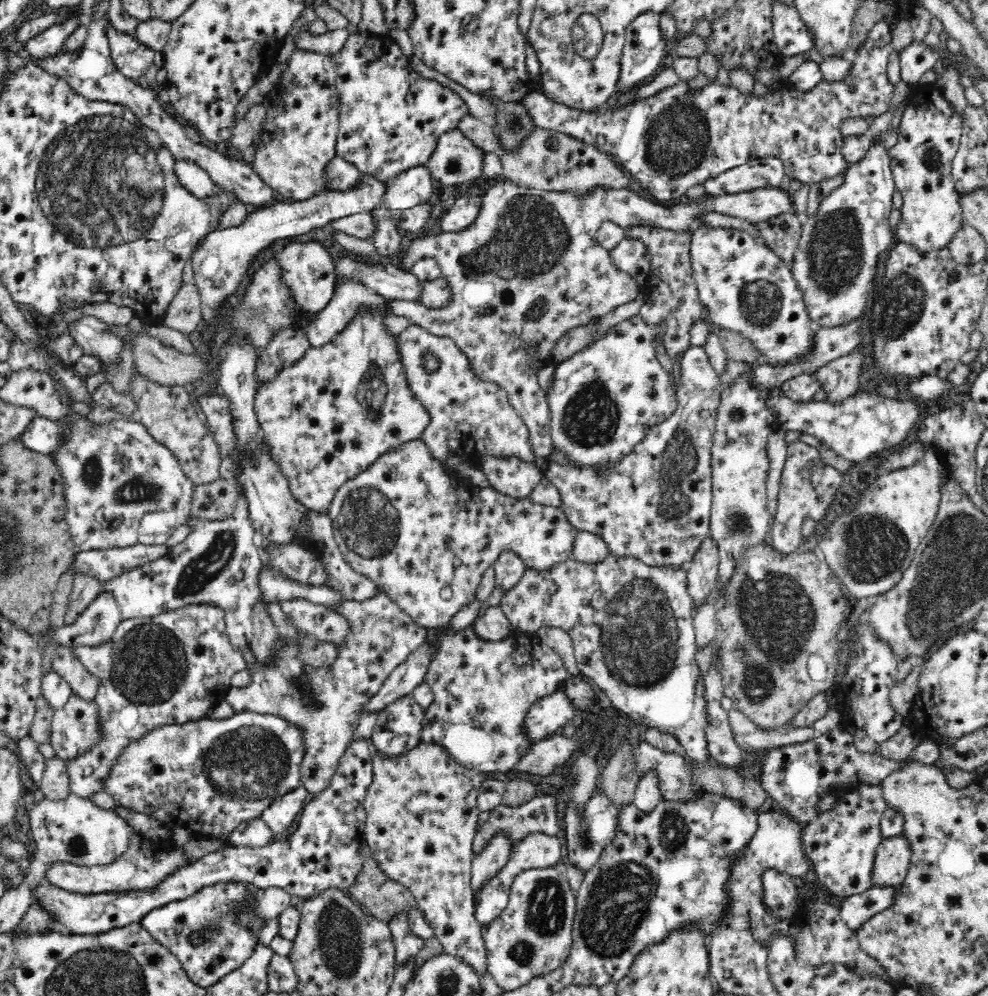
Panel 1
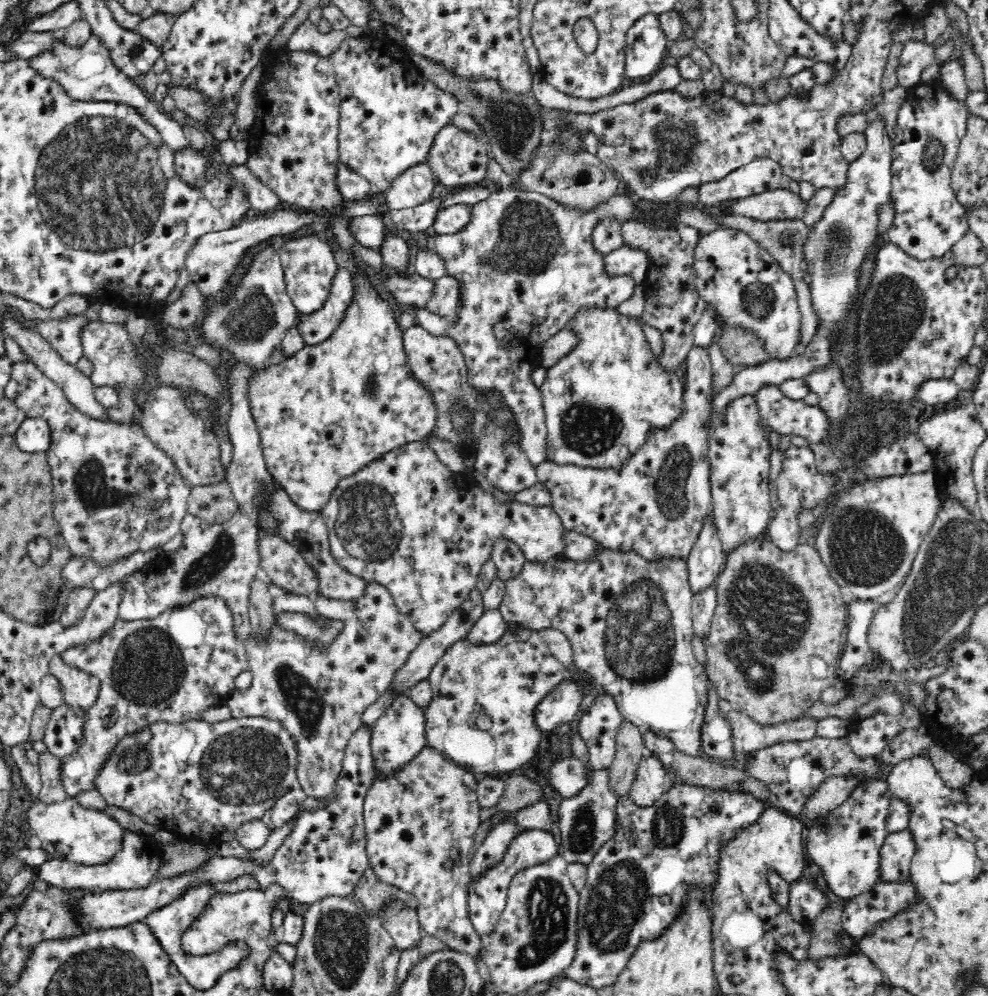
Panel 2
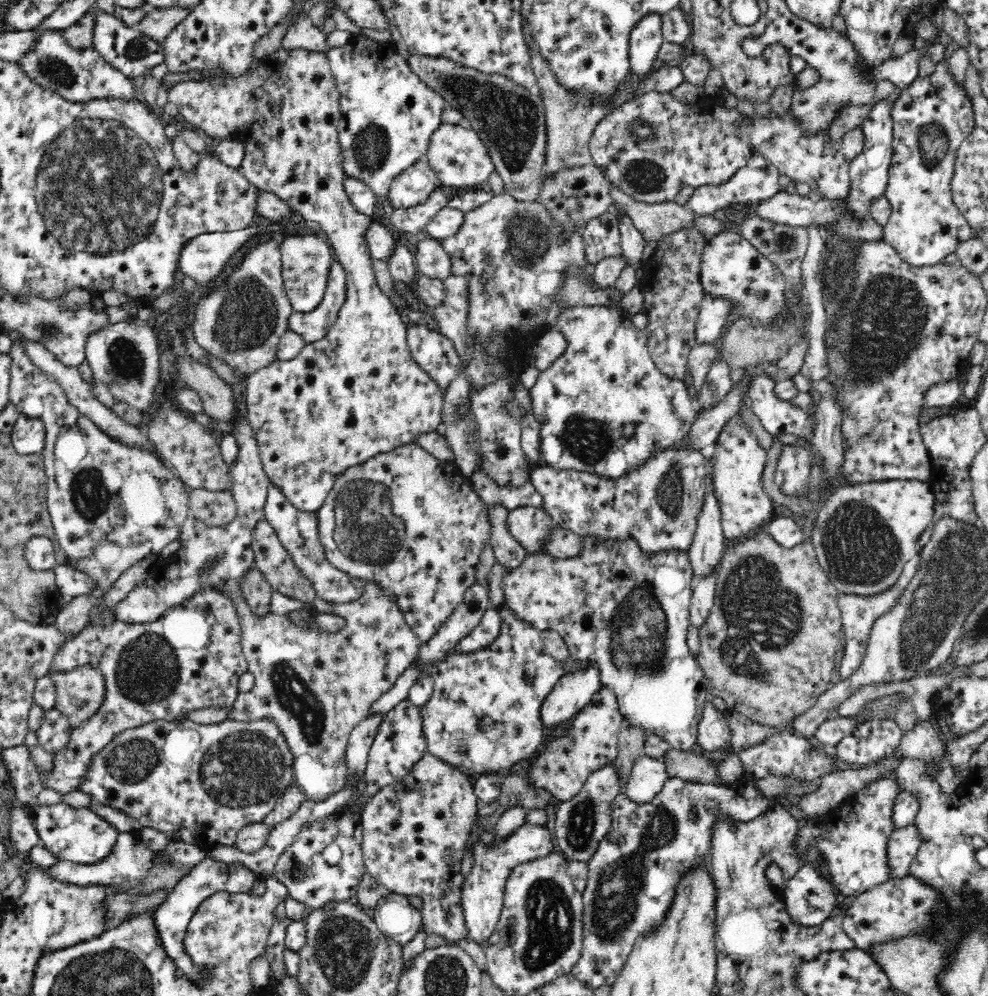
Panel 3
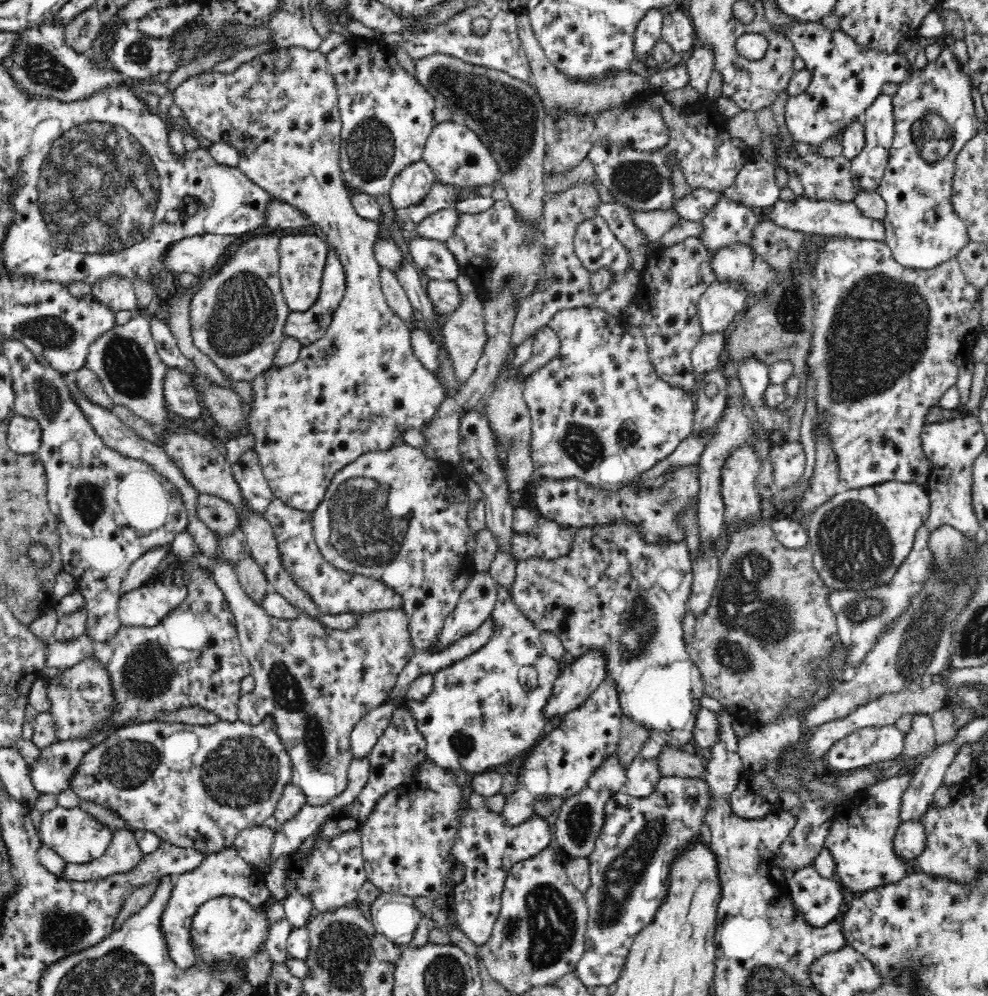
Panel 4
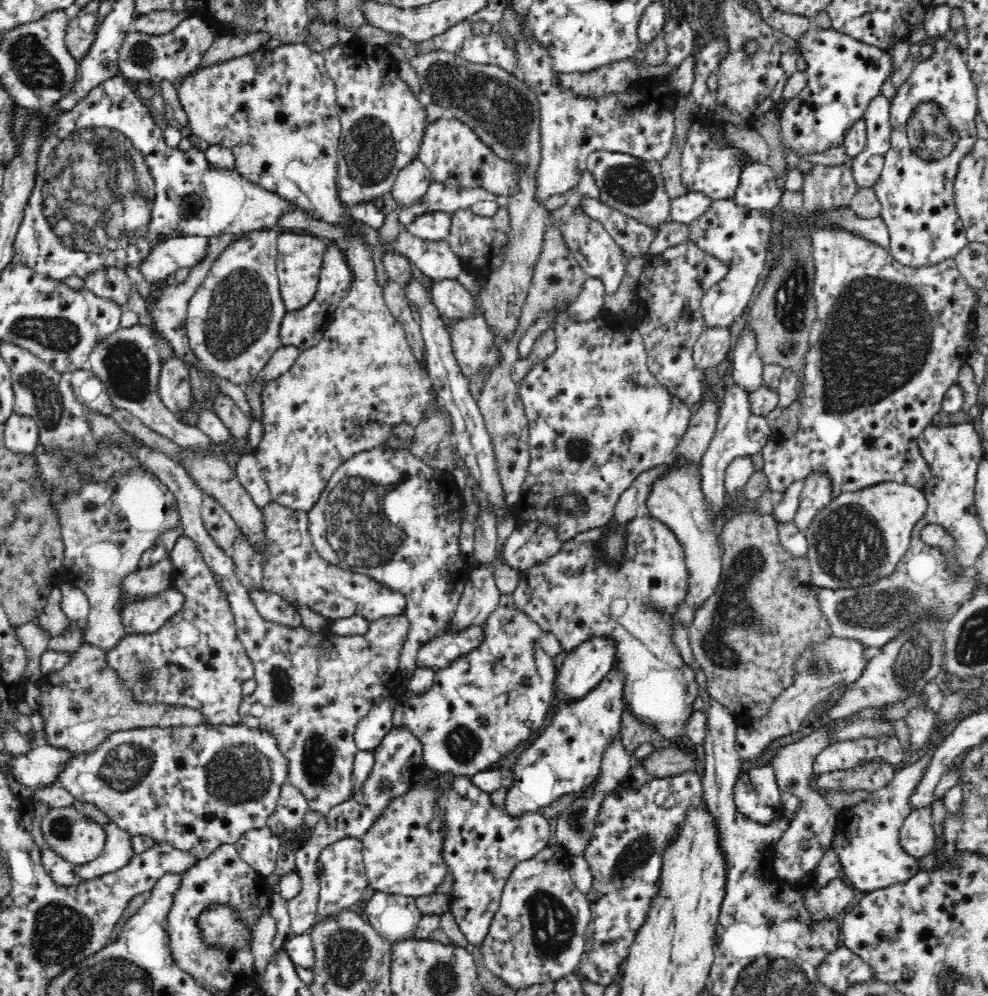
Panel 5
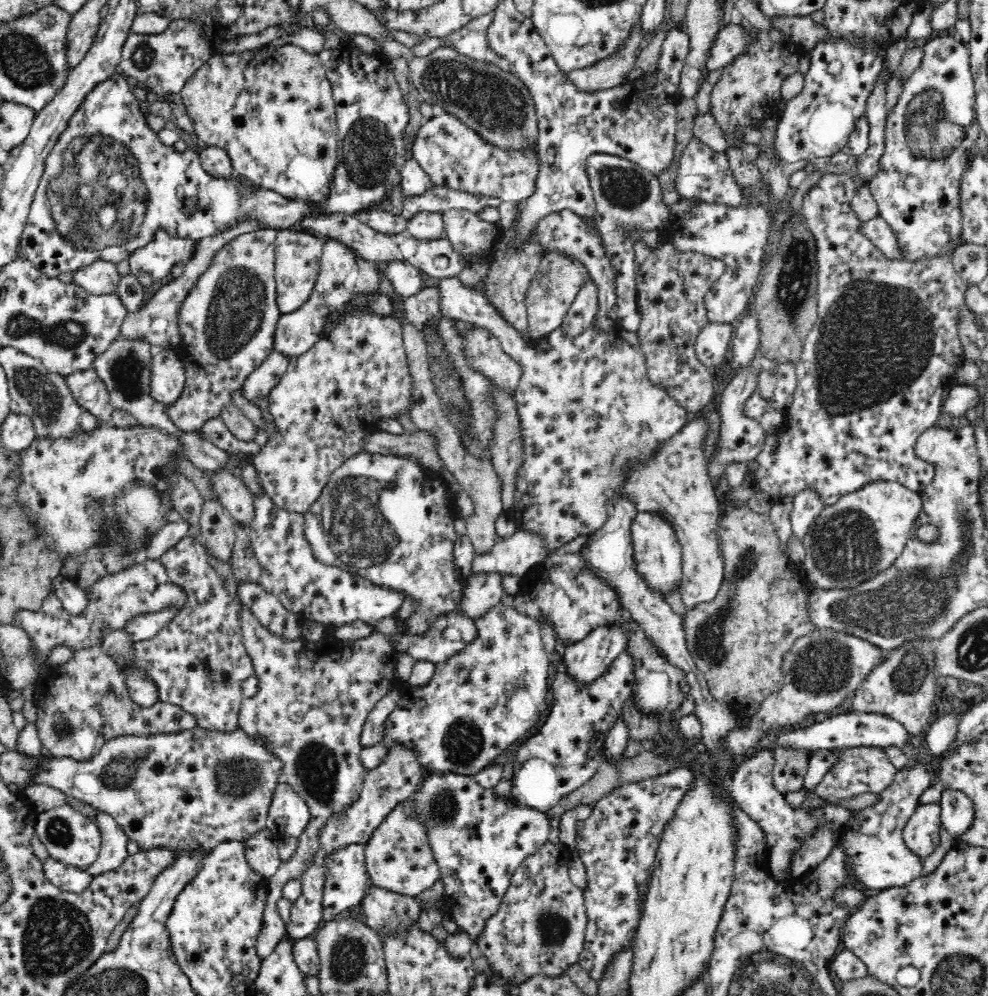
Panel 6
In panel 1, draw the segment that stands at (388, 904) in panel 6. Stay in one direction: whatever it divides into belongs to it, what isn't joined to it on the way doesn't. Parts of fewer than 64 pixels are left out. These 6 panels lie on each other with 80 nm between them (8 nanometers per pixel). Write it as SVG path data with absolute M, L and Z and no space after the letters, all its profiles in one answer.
M406 913L400 914L390 920L390 927L393 943L395 944L395 967L402 969L408 964L410 958L415 959L420 950L424 948L424 940L407 931Z

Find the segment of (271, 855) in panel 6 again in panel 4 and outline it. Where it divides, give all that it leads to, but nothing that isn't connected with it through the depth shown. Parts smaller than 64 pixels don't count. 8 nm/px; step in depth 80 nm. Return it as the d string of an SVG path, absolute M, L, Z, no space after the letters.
M264 824L240 830L232 848L237 851L239 858L257 867L268 856L272 842L274 831Z

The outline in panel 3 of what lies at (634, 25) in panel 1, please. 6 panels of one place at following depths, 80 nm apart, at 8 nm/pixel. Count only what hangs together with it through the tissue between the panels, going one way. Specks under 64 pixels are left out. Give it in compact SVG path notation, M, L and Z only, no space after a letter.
M655 13L643 17L631 30L628 41L630 72L634 76L652 73L658 62L658 52L664 44L661 16Z

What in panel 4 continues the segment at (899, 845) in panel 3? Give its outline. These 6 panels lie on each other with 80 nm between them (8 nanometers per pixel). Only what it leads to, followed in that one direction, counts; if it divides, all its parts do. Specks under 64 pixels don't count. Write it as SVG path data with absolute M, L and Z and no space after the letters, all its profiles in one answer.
M919 819L904 822L898 826L896 834L894 834L894 855L906 865L914 858L918 858L926 845L926 833Z

